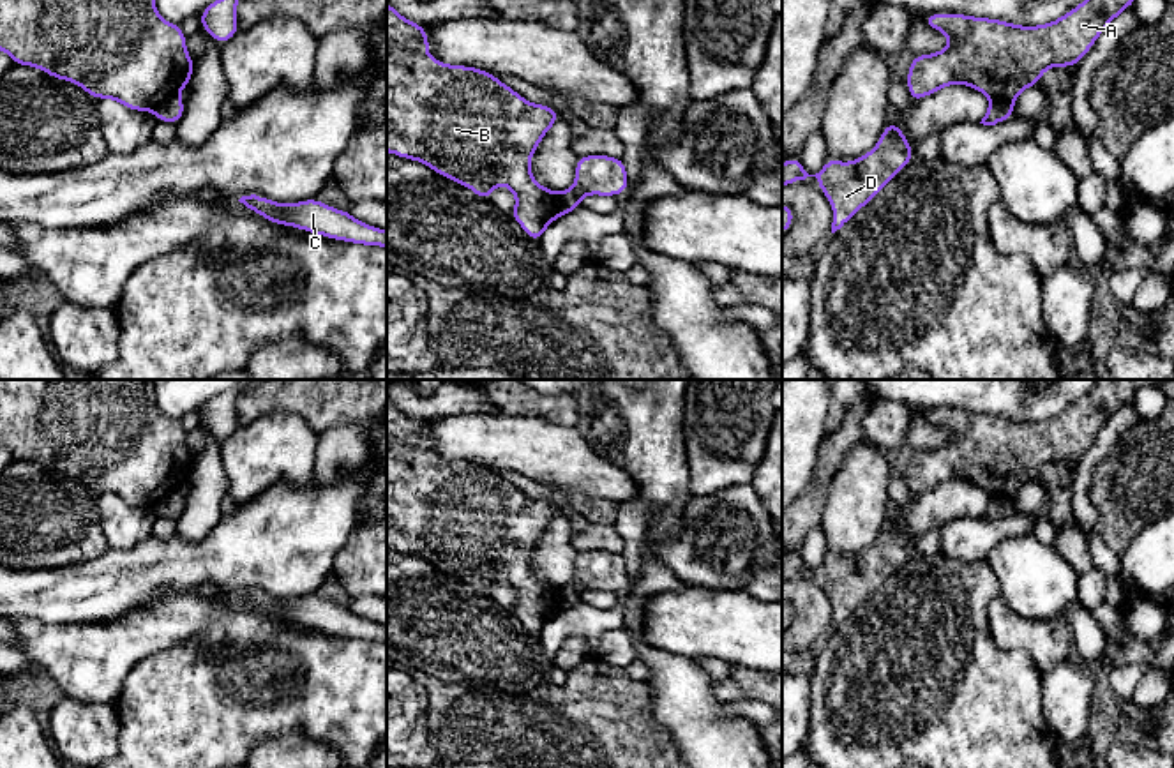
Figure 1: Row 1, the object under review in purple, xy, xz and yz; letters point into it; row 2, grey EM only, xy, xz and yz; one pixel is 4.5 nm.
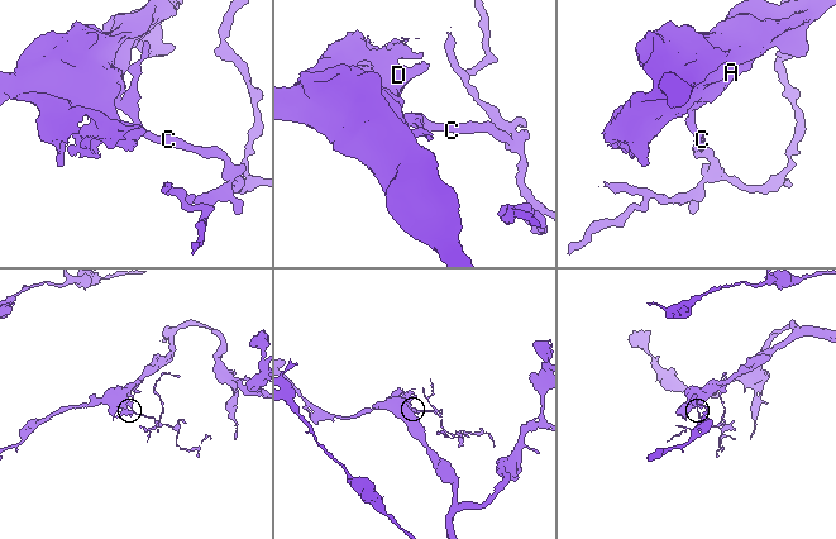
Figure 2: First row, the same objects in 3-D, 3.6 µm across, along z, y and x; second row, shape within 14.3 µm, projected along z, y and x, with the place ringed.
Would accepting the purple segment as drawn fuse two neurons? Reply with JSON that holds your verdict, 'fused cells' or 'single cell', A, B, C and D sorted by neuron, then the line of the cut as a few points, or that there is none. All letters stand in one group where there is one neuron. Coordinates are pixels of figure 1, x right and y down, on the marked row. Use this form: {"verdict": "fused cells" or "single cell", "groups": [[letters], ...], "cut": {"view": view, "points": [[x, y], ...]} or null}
{"verdict": "fused cells", "groups": [["A", "B", "D"], ["C"]], "cut": {"view": "xy", "points": [[175, 96], [168, 97], [154, 112]]}}

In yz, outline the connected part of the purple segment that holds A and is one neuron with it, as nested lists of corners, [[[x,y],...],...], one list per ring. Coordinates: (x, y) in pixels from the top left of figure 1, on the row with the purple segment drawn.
[[[1084,0],[1059,19],[1020,26],[1003,19],[975,18],[967,14],[927,14],[923,23],[950,37],[943,51],[914,55],[907,71],[907,90],[911,101],[920,99],[950,85],[967,85],[985,94],[990,101],[1013,104],[1027,87],[1038,87],[1049,67],[1077,65],[1100,34],[1135,0]]]

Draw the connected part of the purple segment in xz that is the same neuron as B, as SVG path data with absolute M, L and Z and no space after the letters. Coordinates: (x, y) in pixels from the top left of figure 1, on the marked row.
M387 2L387 152L424 162L434 173L471 189L482 200L493 201L494 185L508 187L516 194L512 219L521 224L528 238L540 244L542 233L561 212L558 192L542 187L531 177L530 164L531 155L546 132L558 122L560 113L547 104L526 101L487 71L443 64L425 53L429 48L425 26L406 19Z

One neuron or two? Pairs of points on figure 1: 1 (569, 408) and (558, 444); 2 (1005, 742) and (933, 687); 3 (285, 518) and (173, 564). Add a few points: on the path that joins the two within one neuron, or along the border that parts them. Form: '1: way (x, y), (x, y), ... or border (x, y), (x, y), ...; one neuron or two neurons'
1: border (523, 415), (541, 415), (574, 428); two neurons
2: way (987, 733), (950, 700); one neuron
3: way (256, 546), (233, 557), (202, 562); one neuron

